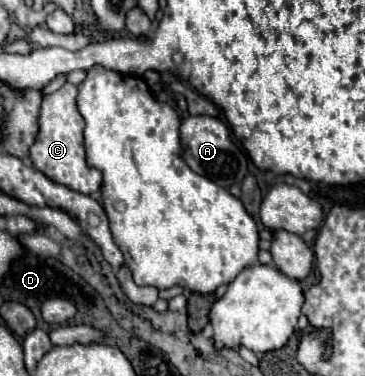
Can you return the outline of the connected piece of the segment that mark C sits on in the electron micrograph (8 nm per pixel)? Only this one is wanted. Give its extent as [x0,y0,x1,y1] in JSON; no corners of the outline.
[29,84,103,196]

